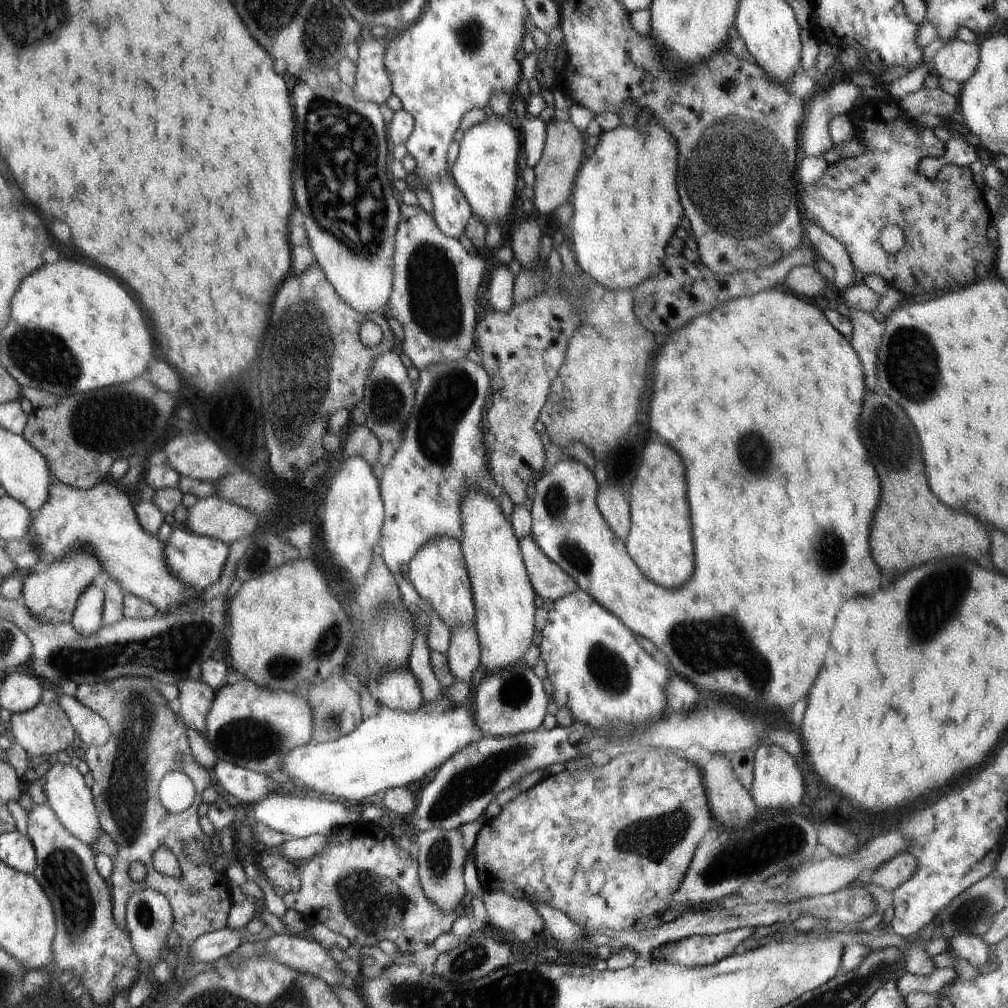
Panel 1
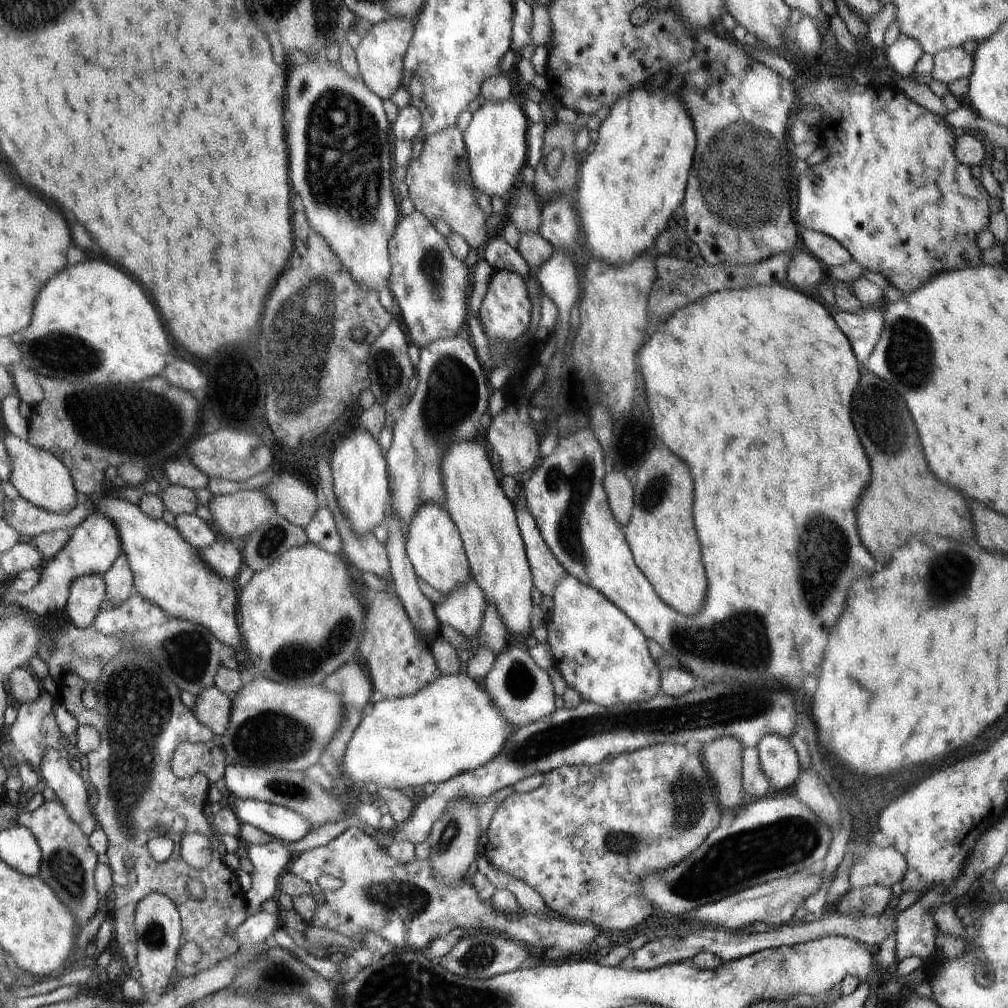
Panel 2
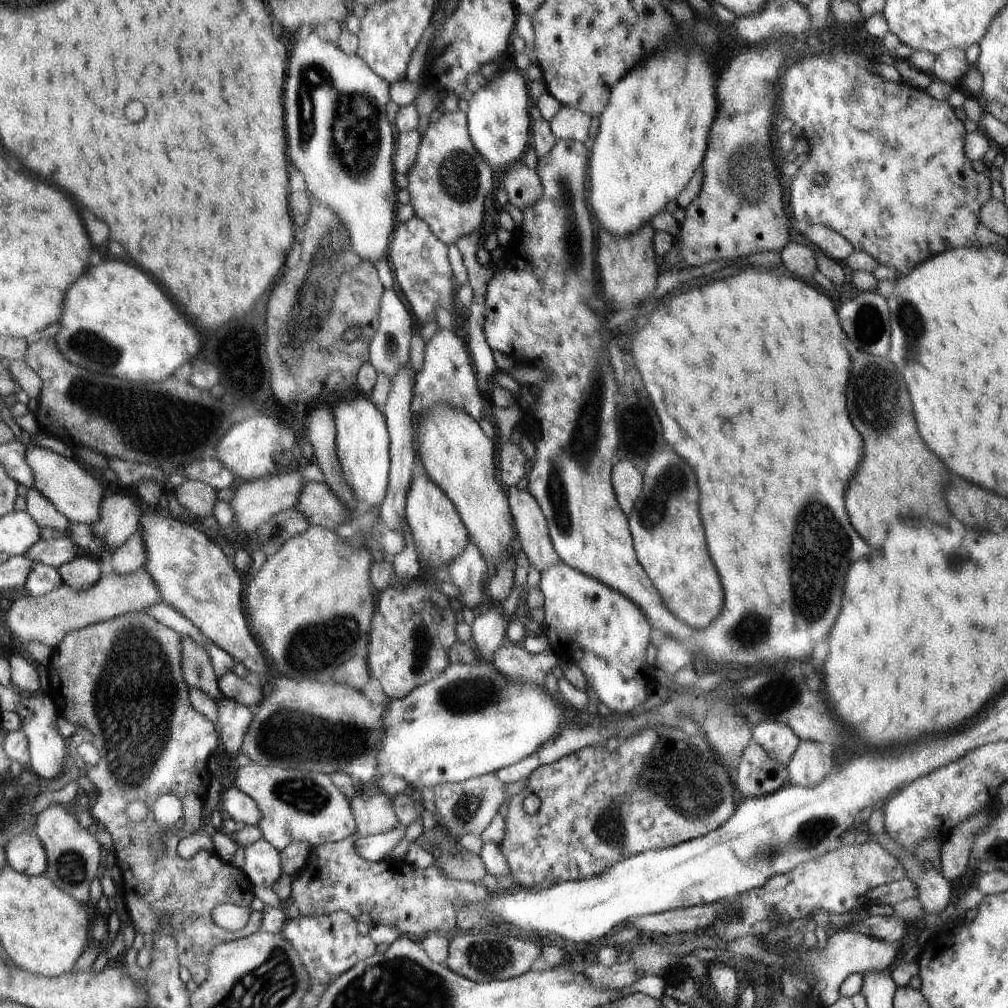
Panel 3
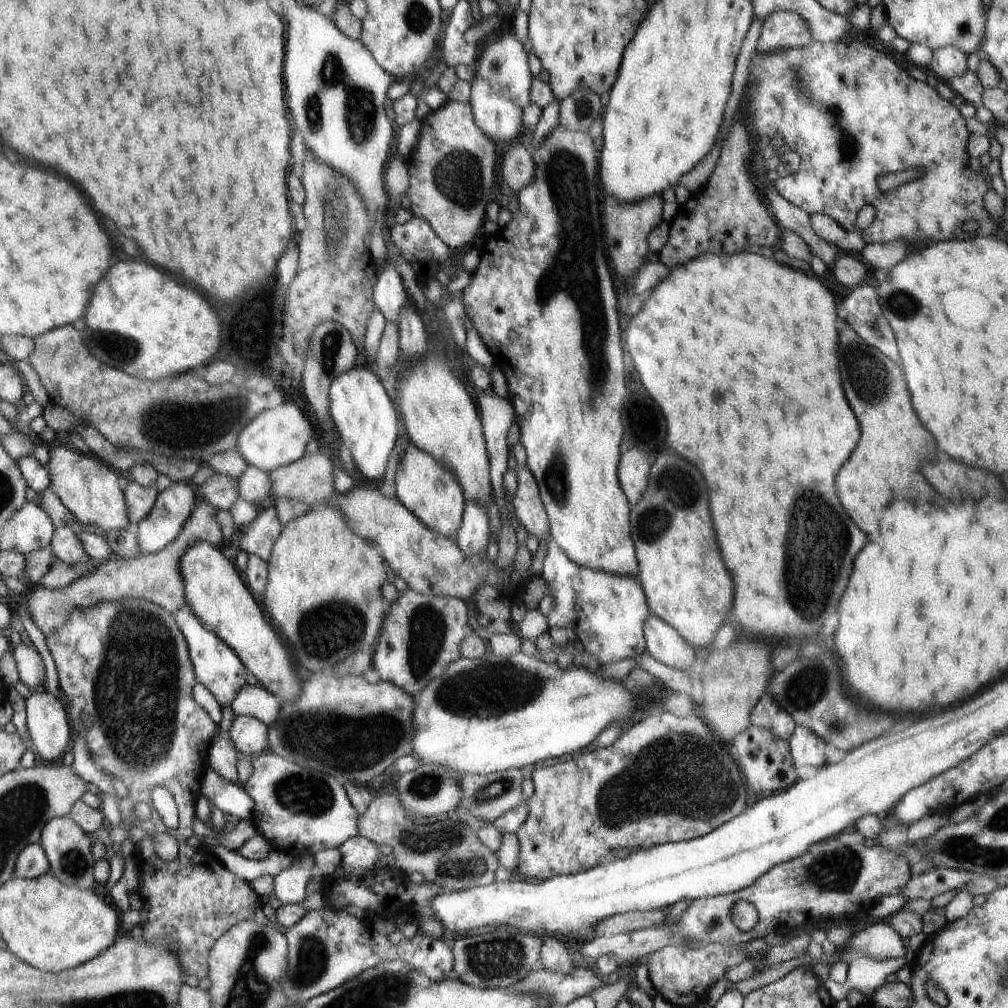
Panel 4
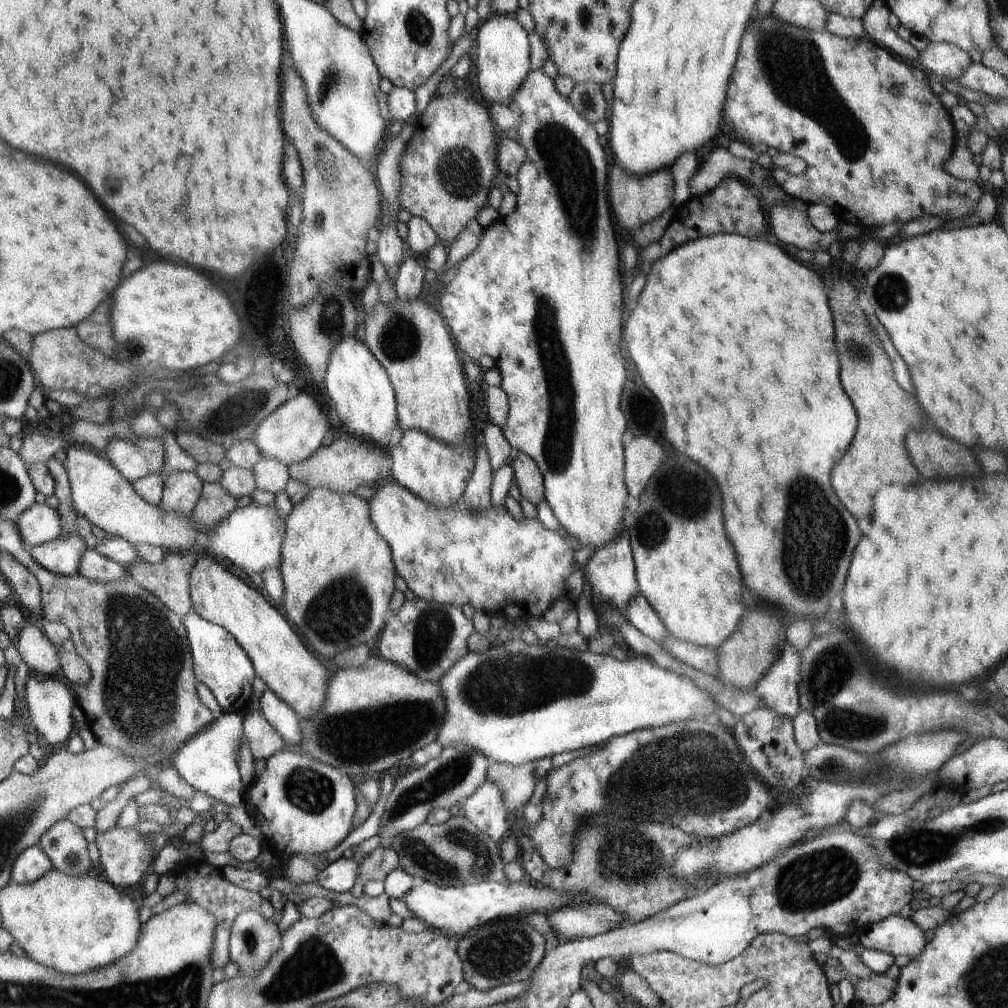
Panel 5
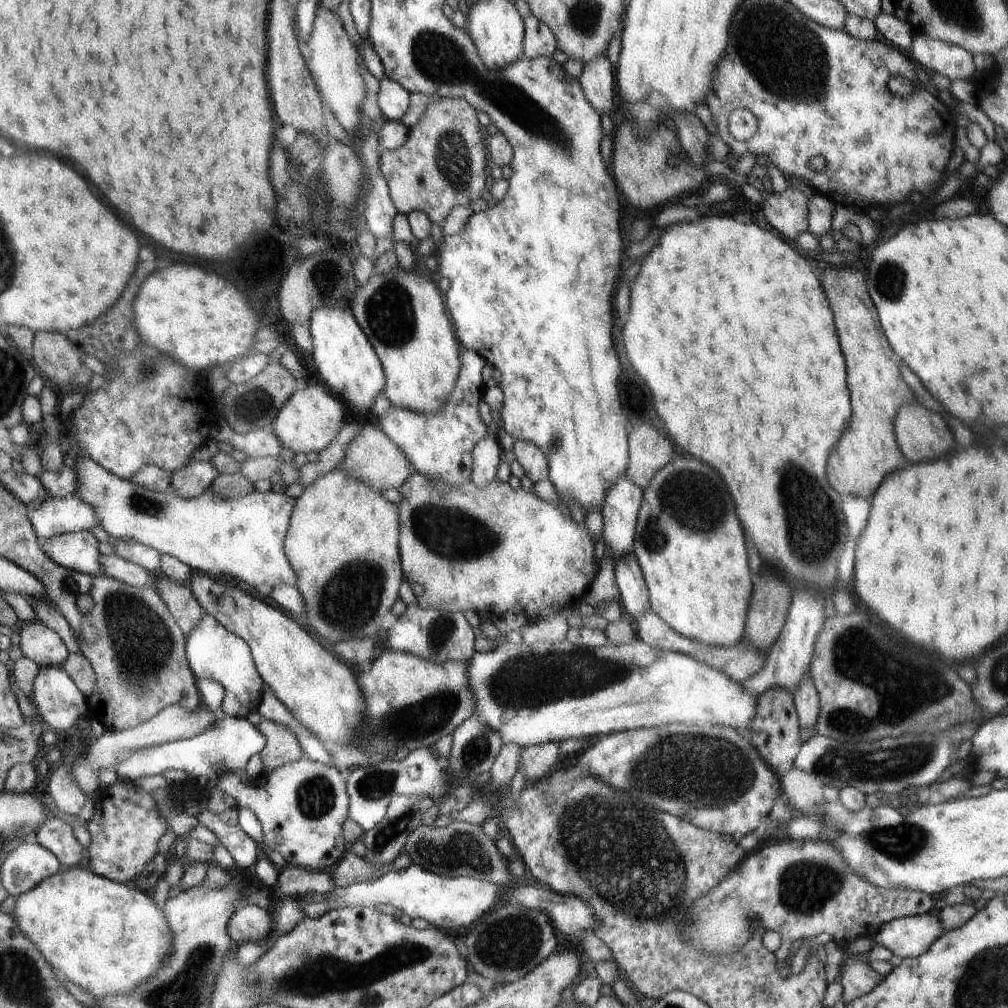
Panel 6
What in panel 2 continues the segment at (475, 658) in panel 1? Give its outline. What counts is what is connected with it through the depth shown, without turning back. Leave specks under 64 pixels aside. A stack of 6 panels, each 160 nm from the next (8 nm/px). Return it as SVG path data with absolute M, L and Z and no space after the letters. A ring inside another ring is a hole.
M471 576L467 583L453 590L433 607L440 624L452 626L466 638L466 648L456 648L463 669L474 656L477 646L480 646L477 645L477 636L487 606L484 593Z

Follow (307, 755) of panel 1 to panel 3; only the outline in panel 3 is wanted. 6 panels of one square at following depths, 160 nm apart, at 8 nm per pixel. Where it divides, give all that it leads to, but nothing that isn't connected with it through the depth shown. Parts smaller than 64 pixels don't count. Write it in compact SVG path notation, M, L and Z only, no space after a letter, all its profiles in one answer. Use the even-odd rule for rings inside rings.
M478 660L471 665L462 663L448 665L448 668L442 672L442 674L439 674L438 678L417 686L402 698L390 699L390 702L385 706L381 716L381 730L383 731L383 734L379 738L378 746L375 750L378 776L383 777L388 773L399 776L408 784L409 790L419 791L424 787L429 787L431 789L436 785L444 783L459 783L460 781L465 781L472 777L481 777L482 775L496 772L501 768L522 760L525 756L538 750L540 745L543 745L548 741L553 741L554 735L560 732L559 728L563 723L564 715L570 708L565 700L561 700L561 702L554 701L550 695L544 692L543 687L544 686L539 689L534 685L514 684L511 680L504 678L504 675L501 675L492 664L482 660Z

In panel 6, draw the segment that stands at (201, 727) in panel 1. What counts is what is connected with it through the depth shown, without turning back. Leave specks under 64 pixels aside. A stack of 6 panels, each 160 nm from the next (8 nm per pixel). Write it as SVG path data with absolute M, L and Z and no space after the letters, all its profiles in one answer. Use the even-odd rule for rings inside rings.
M262 718L257 728L266 736L266 746L259 754L266 767L280 768L305 757L300 740L286 726Z

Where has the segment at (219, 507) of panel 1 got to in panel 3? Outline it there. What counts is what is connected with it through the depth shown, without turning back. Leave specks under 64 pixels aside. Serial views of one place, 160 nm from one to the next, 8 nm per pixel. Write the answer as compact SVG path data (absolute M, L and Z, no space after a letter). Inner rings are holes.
M283 471L258 480L238 481L234 486L231 499L227 503L234 513L233 520L240 526L240 530L244 530L250 537L276 513L294 507L298 500L298 493L302 490L303 482L306 481L299 473Z

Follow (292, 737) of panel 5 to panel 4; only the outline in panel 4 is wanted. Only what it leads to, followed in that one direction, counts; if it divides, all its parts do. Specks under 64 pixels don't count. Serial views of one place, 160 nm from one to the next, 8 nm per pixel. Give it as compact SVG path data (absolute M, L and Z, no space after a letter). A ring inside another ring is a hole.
M244 685L229 704L235 716L250 715L272 726L277 721L281 704L276 697L261 685Z

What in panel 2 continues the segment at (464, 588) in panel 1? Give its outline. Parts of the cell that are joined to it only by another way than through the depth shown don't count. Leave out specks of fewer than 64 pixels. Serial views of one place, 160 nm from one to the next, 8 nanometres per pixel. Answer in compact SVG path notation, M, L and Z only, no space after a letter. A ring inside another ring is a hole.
M434 503L422 505L412 517L407 532L406 556L420 580L424 580L428 586L432 586L444 596L469 581L471 572L463 542L444 506L440 507Z

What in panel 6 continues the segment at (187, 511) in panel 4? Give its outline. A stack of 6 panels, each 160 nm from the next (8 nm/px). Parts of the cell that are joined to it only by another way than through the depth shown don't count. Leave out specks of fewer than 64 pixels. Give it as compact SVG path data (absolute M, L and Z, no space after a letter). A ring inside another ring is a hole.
M193 460L188 466L171 474L171 489L180 498L196 498L202 496L218 476L220 472L210 462Z

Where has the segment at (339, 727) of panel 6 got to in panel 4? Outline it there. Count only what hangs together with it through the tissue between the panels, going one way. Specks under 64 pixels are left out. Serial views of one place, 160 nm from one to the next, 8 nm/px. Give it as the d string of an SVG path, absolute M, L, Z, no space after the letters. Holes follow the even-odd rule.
M196 541L193 545L187 546L179 558L178 568L183 580L185 604L201 622L201 625L236 653L242 664L254 674L262 687L268 689L273 695L278 694L283 701L294 700L300 692L300 684L298 684L294 662L288 654L288 648L280 641L280 633L274 632L269 616L262 612L259 598L248 586L244 585L232 563L224 557L222 548L204 541Z

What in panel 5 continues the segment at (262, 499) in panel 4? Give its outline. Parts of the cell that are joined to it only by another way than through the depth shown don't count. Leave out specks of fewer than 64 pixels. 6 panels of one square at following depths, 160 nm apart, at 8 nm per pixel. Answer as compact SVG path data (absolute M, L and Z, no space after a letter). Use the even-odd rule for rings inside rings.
M260 459L251 468L256 489L276 496L285 490L289 481L288 466L276 459Z

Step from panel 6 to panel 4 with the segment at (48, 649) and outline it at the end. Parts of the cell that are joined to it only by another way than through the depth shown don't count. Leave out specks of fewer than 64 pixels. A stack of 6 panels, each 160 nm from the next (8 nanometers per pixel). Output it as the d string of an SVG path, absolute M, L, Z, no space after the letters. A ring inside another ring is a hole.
M15 641L12 656L16 662L21 680L30 690L42 689L45 685L45 668L33 644L27 646L21 641Z

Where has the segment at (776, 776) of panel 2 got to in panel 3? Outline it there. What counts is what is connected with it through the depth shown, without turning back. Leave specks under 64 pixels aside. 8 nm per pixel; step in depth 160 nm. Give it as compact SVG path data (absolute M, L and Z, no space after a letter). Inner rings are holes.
M767 721L752 727L751 736L763 750L766 750L769 758L784 767L791 762L794 752L801 744L798 736L795 736L788 726L775 721Z

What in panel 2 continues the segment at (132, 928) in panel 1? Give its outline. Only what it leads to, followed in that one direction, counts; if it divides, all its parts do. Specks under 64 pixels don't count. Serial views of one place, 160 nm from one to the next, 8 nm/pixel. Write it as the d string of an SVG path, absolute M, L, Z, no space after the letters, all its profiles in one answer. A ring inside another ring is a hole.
M154 892L138 902L134 920L136 920L138 940L136 966L140 972L139 984L146 997L153 999L165 993L164 988L176 974L176 959L181 948L181 919L178 908L174 906L170 898Z

